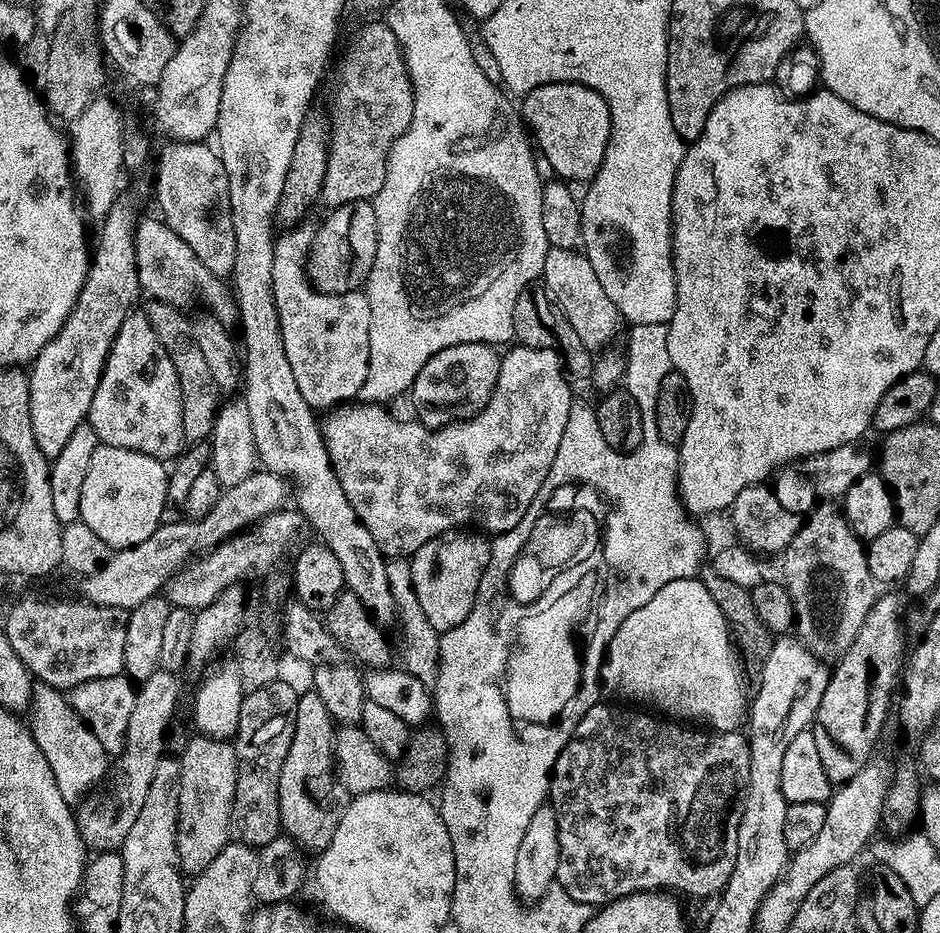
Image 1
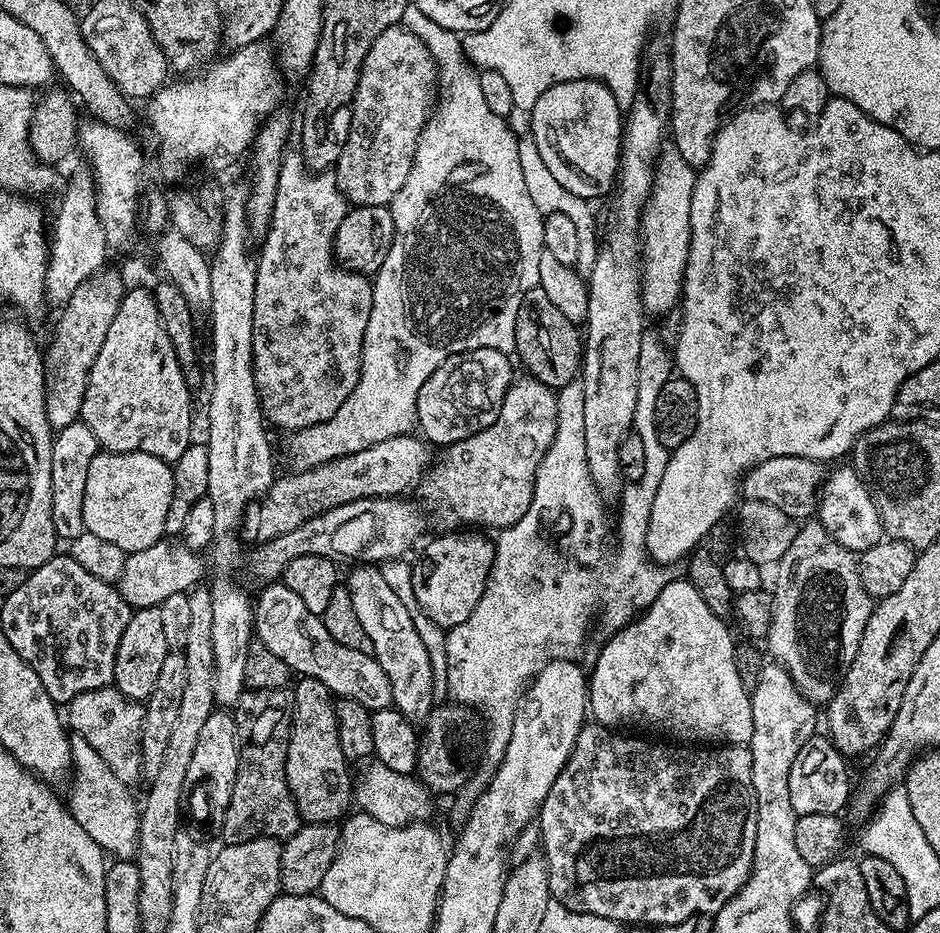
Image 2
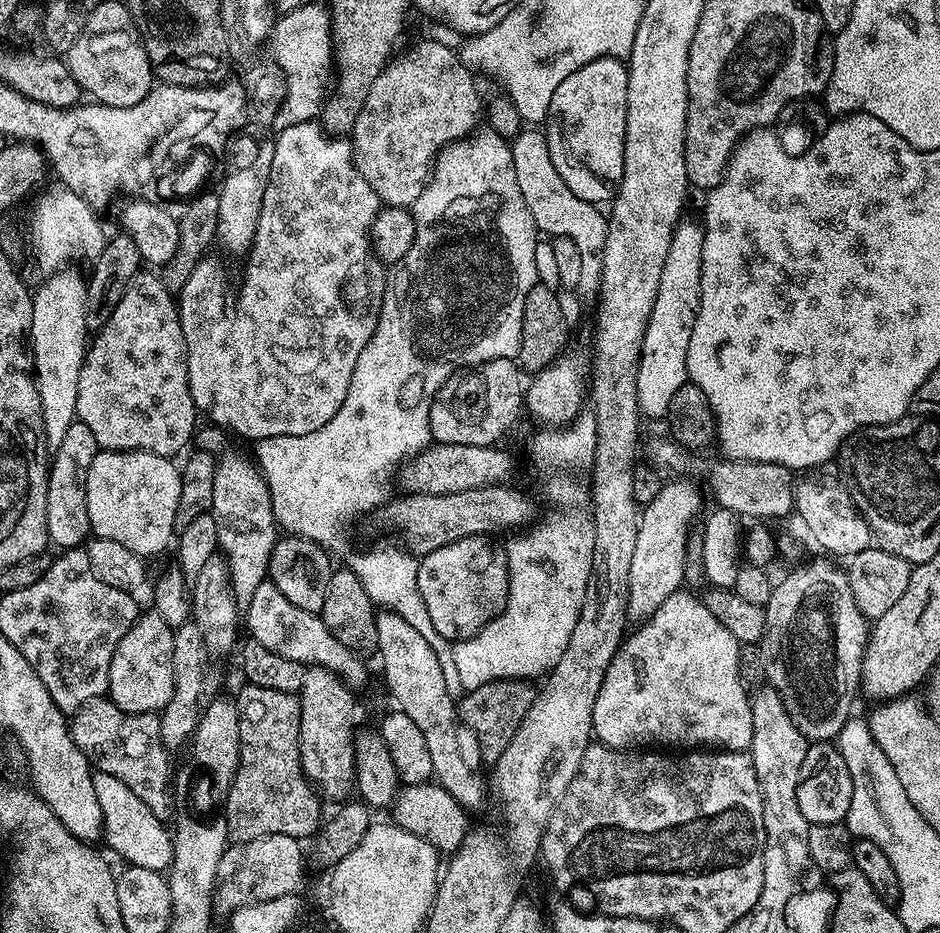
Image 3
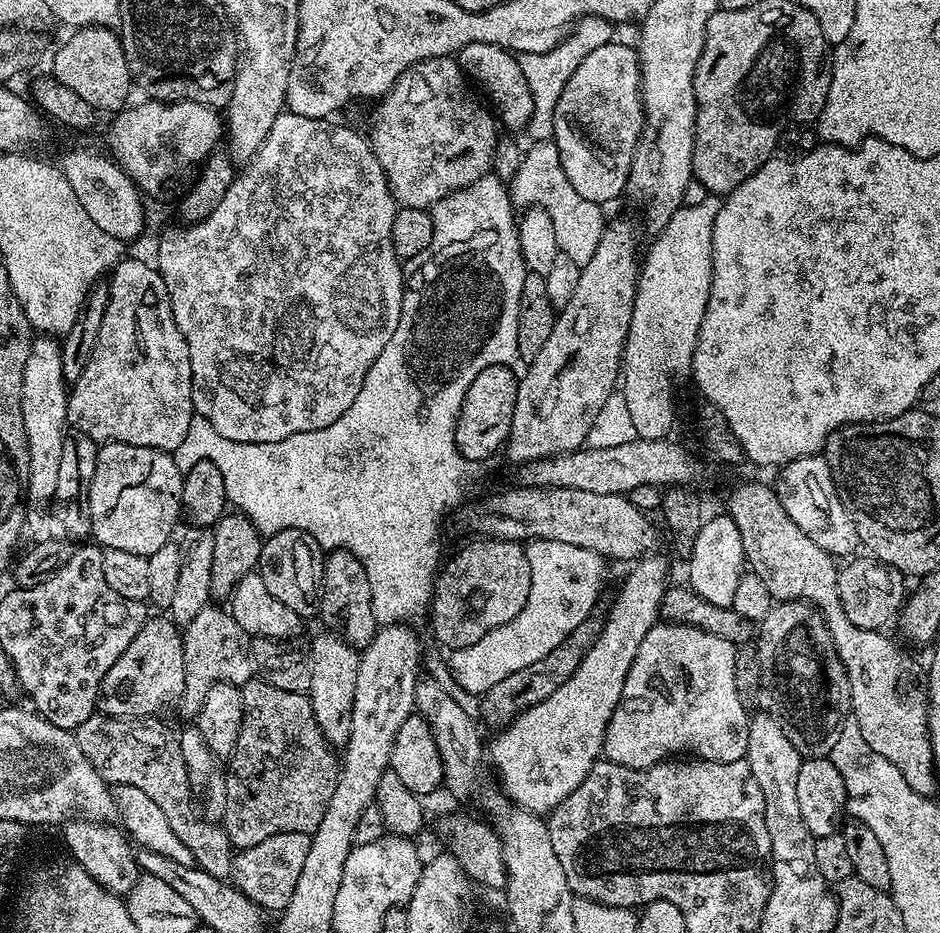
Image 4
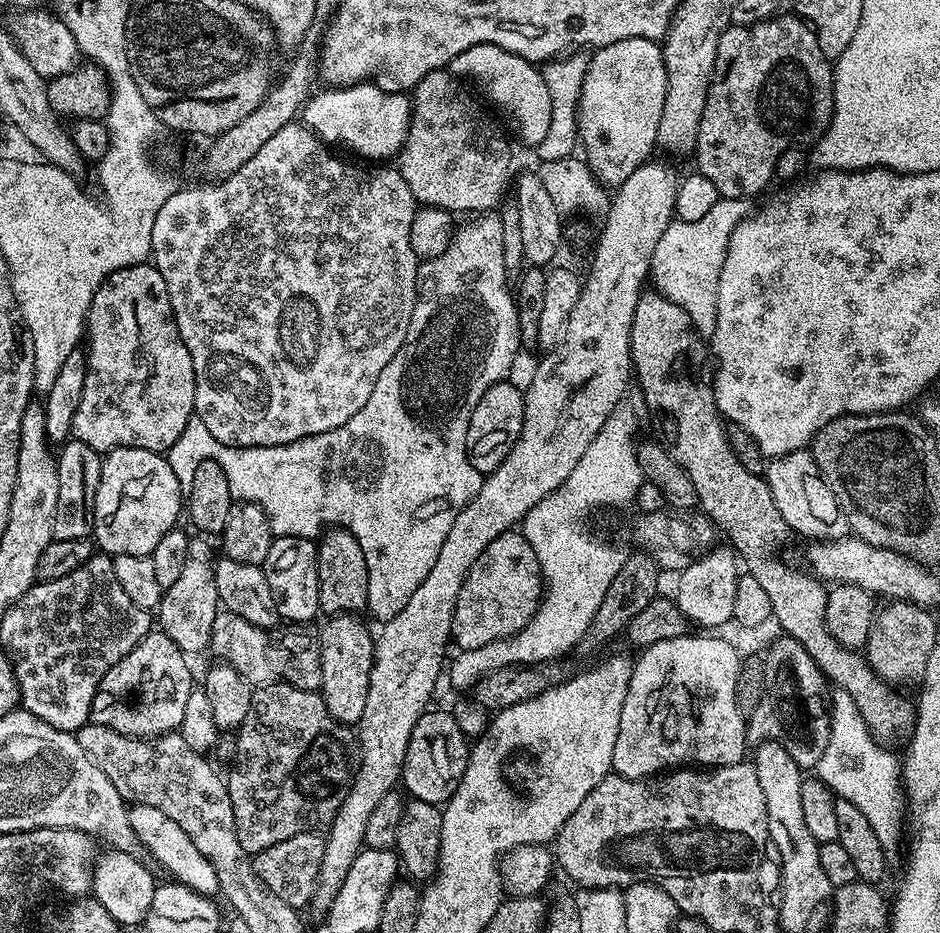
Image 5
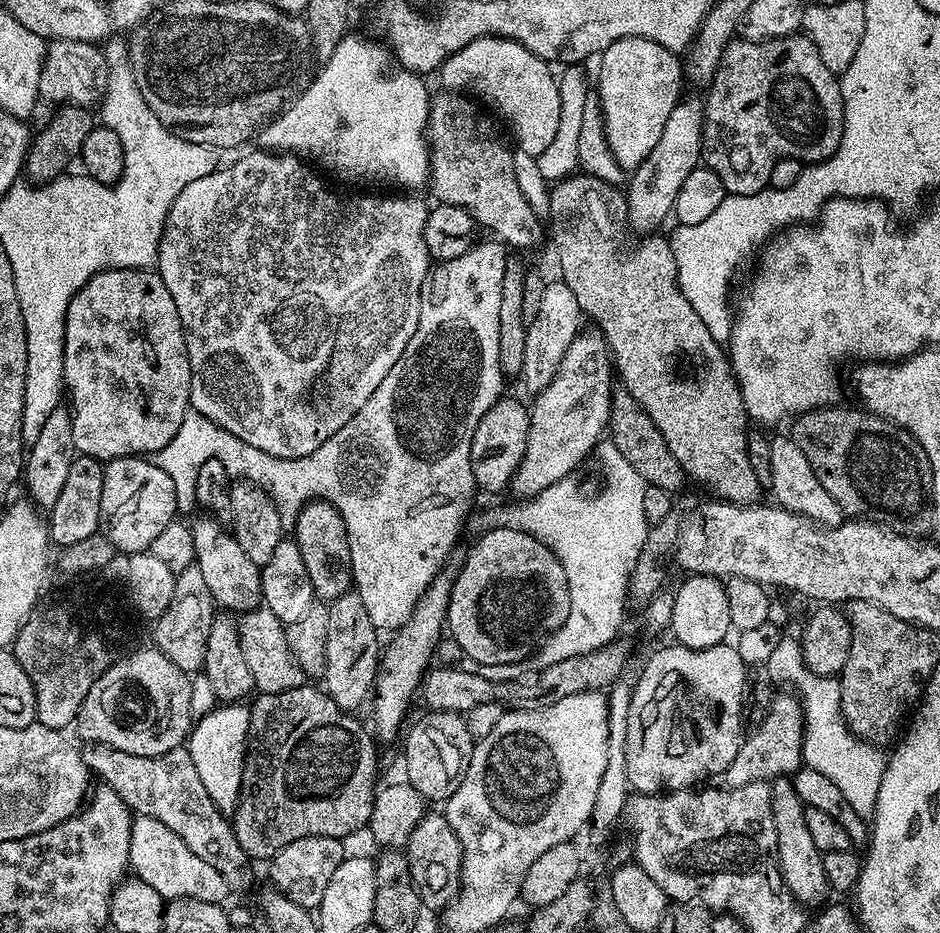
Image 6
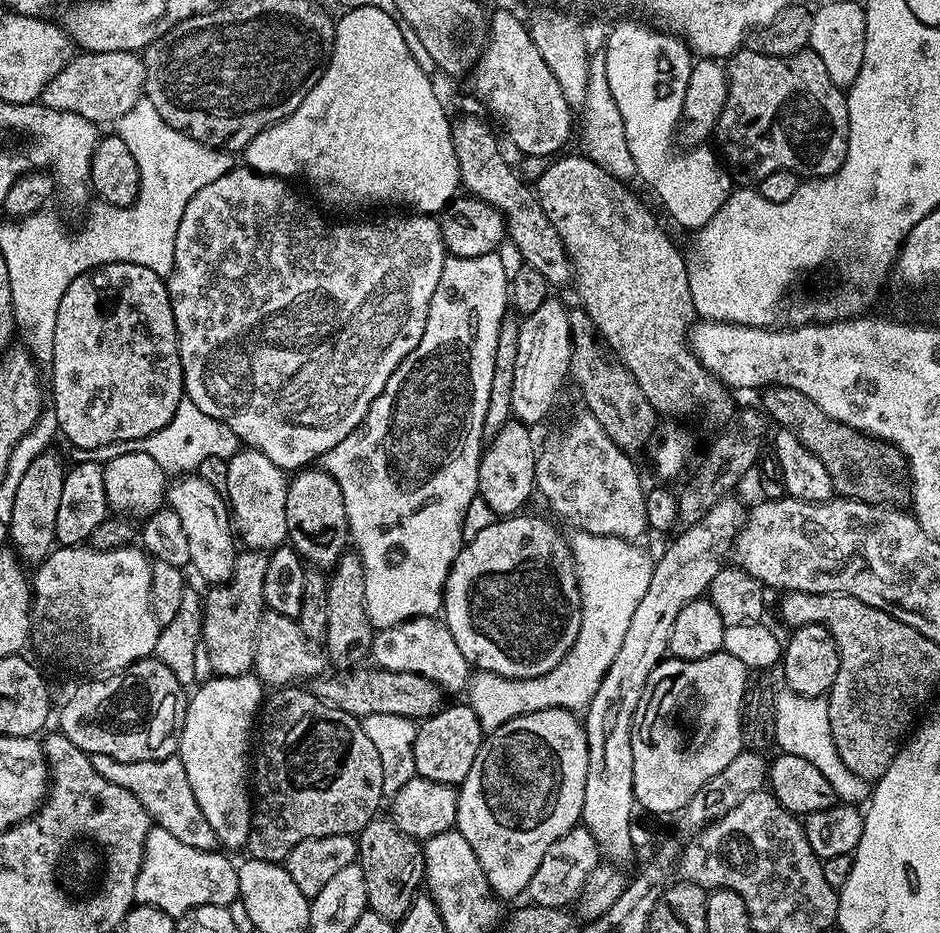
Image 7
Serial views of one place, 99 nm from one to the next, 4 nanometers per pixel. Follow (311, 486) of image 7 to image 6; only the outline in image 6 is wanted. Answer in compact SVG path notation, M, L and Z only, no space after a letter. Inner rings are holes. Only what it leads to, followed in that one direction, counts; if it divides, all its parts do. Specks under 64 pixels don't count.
M311 500L298 514L294 531L298 550L302 550L302 562L306 562L306 574L310 574L315 599L331 602L350 591L354 584L350 542L346 522L336 507L325 500Z

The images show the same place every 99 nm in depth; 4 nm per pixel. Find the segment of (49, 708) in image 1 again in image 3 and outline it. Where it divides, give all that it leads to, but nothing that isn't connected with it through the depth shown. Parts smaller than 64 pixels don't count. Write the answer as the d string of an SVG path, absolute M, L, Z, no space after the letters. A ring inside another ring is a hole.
M93 771L92 781L98 806L102 808L103 839L108 839L109 846L125 860L123 863L159 873L168 870L172 862L172 837L169 829L160 825L163 824L161 817L154 815L150 806L138 799L130 786L118 782L114 774Z

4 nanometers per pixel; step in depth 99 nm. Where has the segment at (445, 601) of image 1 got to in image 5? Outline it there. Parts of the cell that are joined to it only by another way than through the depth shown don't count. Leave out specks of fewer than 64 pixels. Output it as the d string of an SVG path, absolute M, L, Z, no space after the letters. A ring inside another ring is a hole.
M519 531L504 532L482 554L478 554L478 562L470 566L470 574L466 574L466 582L462 582L462 590L454 606L451 639L457 649L476 648L486 646L487 643L509 639L518 634L534 618L540 608L540 601L544 599L544 575L540 572L538 558L526 542L526 538Z

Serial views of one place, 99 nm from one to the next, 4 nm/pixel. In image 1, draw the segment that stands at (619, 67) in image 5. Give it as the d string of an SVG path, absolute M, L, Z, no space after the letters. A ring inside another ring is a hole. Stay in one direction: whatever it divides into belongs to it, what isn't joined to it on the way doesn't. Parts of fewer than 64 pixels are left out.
M581 84L538 86L523 97L522 119L539 155L550 162L553 173L561 181L591 182L595 179L604 161L612 129L610 110L598 93Z

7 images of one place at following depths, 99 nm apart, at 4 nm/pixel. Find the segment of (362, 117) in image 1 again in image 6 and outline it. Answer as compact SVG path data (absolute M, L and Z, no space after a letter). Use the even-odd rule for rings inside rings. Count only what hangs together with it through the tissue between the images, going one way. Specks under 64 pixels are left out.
M444 90L441 91L441 96L431 101L430 107L428 109L428 131L426 133L428 138L428 150L430 153L430 189L437 197L435 198L441 204L453 204L454 206L462 206L469 212L469 214L474 217L477 222L477 225L481 229L489 228L491 235L495 237L497 241L503 242L509 249L520 250L516 248L532 248L540 239L545 239L546 228L540 225L542 222L541 217L537 215L534 210L531 209L531 206L526 202L526 197L522 194L521 187L518 186L517 179L514 174L514 158L513 158L513 149L511 147L507 148L504 145L504 140L502 137L496 133L496 128L492 125L493 117L489 115L487 111L481 110L467 95L461 94L455 90Z

